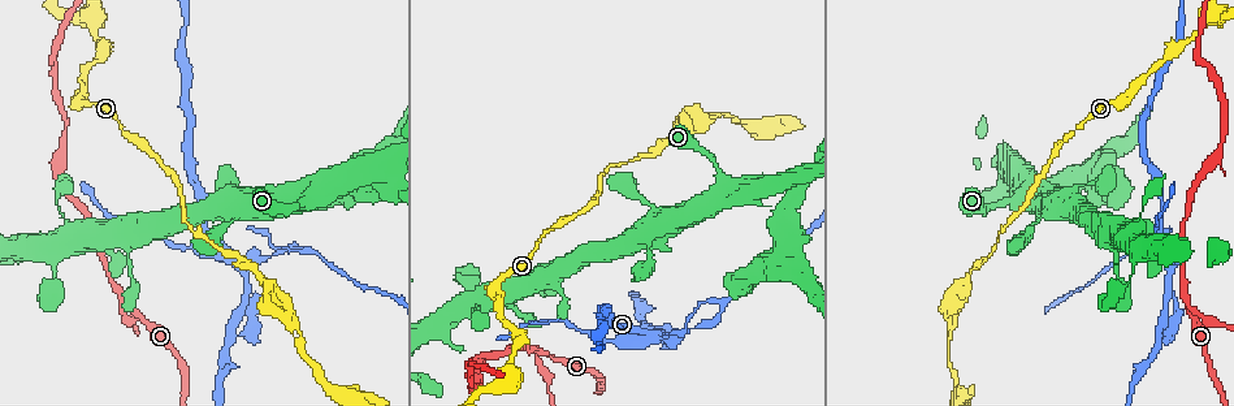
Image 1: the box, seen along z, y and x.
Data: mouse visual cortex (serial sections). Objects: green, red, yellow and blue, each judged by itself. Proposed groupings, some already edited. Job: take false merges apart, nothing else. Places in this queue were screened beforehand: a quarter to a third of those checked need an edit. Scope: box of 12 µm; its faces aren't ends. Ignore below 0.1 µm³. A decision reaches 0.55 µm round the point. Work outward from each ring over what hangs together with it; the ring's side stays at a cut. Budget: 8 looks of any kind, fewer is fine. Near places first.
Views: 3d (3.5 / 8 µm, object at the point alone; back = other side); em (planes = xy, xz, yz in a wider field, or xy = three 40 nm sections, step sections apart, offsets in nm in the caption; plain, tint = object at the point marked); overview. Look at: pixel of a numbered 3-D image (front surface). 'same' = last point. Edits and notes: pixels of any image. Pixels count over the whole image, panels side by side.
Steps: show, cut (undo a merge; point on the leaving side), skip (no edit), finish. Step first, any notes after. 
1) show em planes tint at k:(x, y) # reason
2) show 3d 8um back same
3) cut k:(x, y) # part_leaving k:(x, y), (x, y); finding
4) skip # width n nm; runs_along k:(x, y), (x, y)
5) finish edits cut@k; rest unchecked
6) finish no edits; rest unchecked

show 3d 3.5um at 1:(656, 338) # abrupt turn

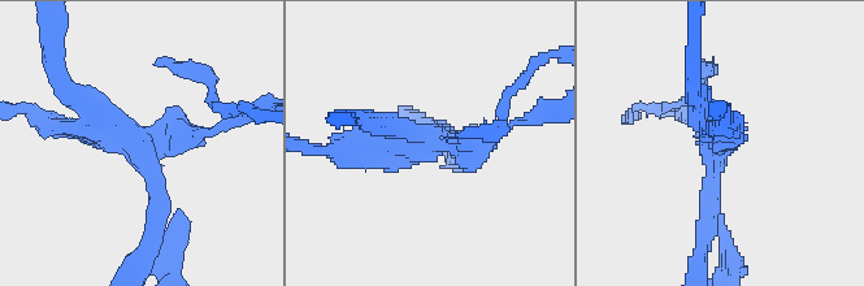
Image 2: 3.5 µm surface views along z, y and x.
show em planes tint at 2:(433, 144) # arms 3; arm_widths 250, 250, 250 nm

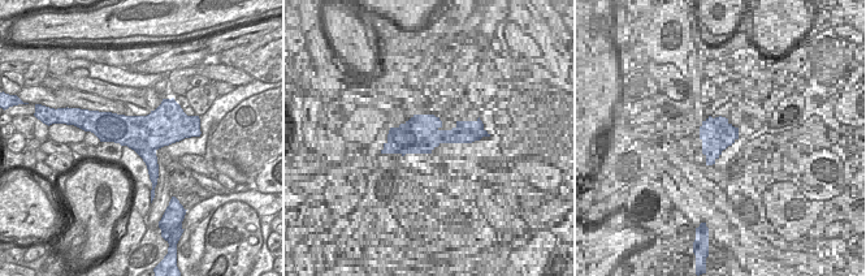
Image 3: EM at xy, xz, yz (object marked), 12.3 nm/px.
cut 2:(734, 116) # two cells meet here

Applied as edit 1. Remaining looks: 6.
show overview # see it whole again

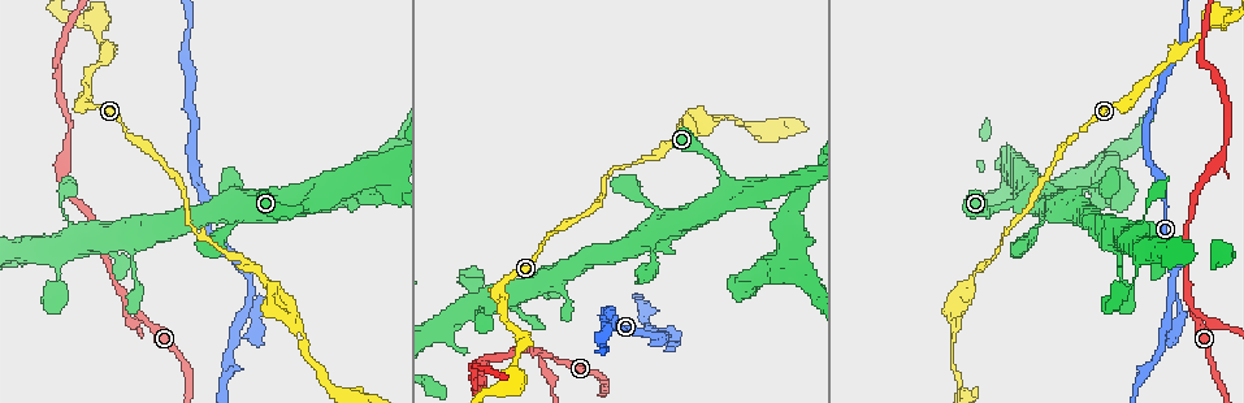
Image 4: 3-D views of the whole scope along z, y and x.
show 3d 3.5um at 4:(650, 327) # two arms in line, one across

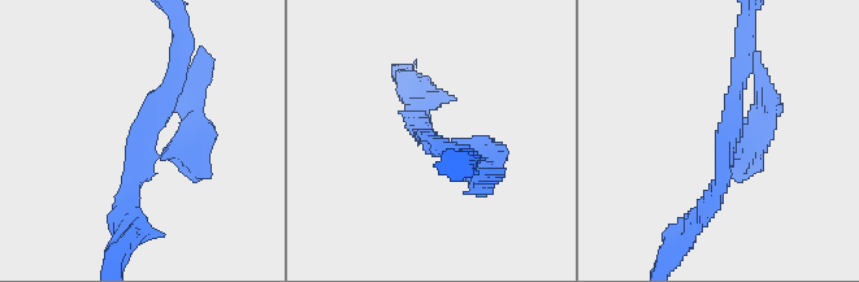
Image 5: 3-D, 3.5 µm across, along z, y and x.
show em xy step 3 plain at 5:(143, 137) # arms 3; arm_widths 200, 250, 350 nm; shape alone is not enough

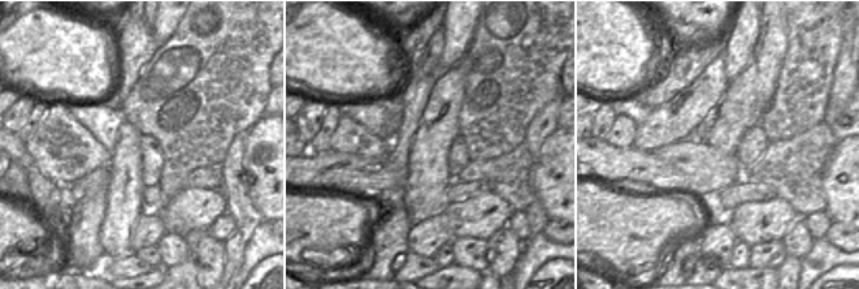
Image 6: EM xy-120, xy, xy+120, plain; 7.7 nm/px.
show em xy step 3 tint same # where the object lies

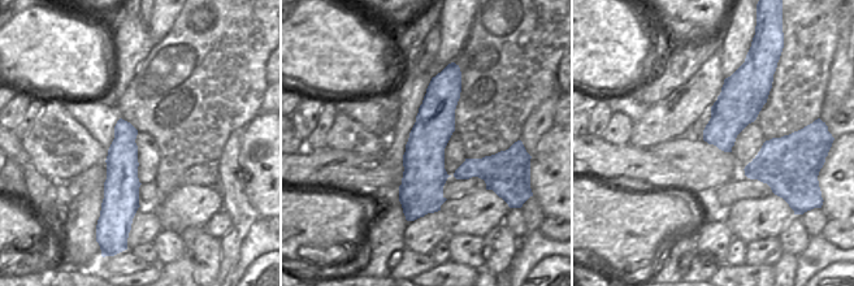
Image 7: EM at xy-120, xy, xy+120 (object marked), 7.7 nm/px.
cut 5:(755, 121) # part_leaving 5:(736, 155), (768, 107), (759, 60); two cells meet here

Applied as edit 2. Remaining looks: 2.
finish edits cut@2, cut@5; rest unchecked

